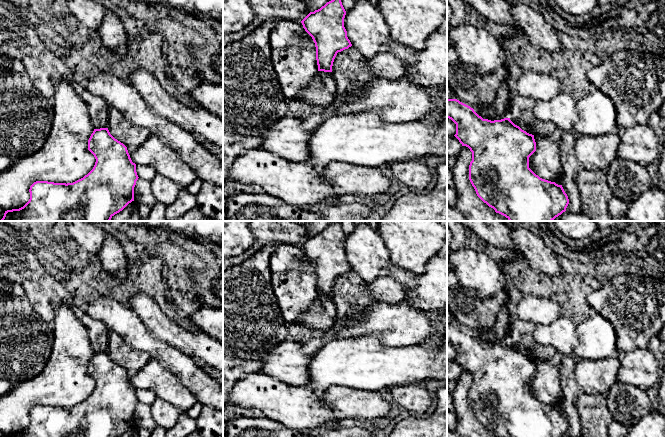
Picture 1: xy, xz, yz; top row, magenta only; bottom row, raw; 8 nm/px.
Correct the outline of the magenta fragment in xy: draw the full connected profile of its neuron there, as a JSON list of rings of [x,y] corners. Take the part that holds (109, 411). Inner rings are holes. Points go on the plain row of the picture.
[[[108,352],[94,353],[88,364],[88,374],[96,386],[93,393],[83,402],[73,407],[54,407],[36,405],[29,413],[29,425],[19,433],[7,434],[5,437],[119,437],[134,425],[134,411],[138,404],[136,388],[132,386],[127,371],[115,363]]]

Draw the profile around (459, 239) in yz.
[[[447,221],[451,231],[451,251],[458,251],[468,245],[466,227],[460,221]]]

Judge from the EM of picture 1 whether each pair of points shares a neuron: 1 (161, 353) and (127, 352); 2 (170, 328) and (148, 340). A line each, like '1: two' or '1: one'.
1: two
2: two

